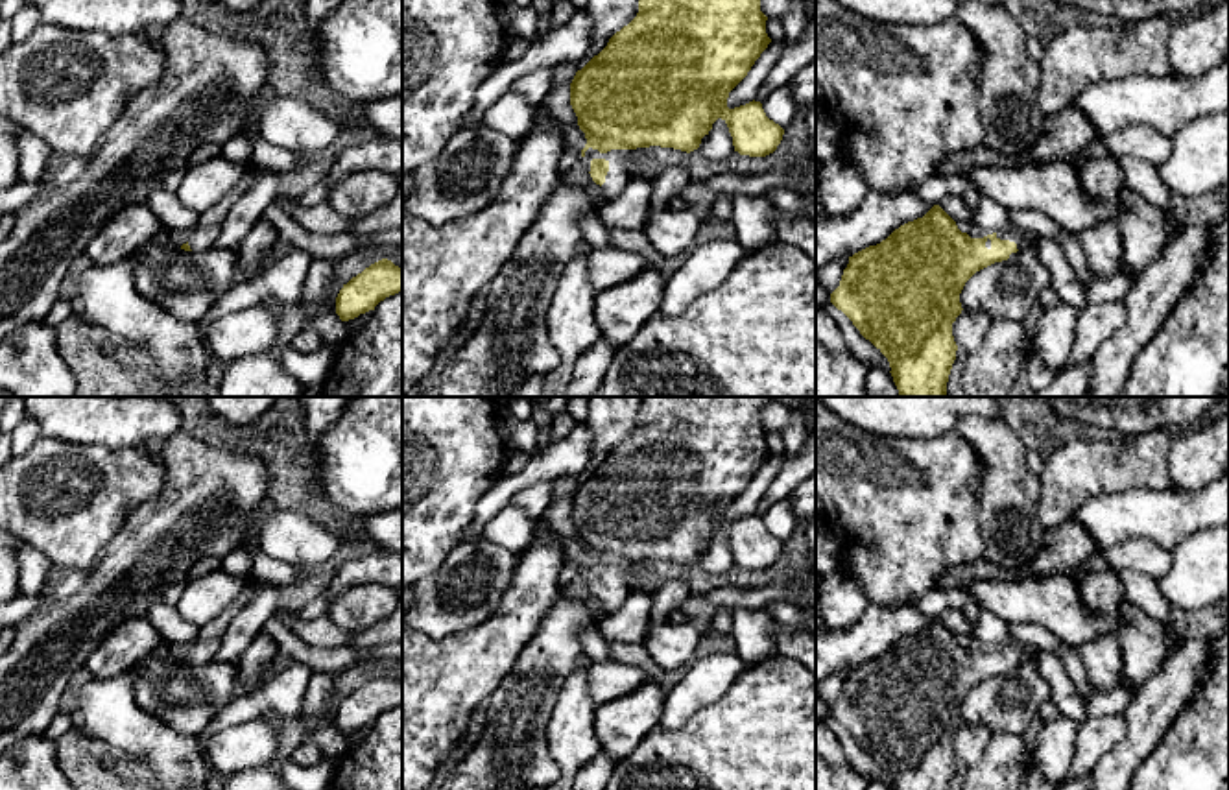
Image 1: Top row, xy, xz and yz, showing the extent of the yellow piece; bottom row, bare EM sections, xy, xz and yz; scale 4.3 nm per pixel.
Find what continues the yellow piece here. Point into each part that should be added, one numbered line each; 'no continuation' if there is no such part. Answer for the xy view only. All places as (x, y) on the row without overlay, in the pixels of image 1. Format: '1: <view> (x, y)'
1: xy (203, 648)

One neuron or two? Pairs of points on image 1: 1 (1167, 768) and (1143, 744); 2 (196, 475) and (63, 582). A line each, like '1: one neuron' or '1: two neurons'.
1: two neurons
2: one neuron

